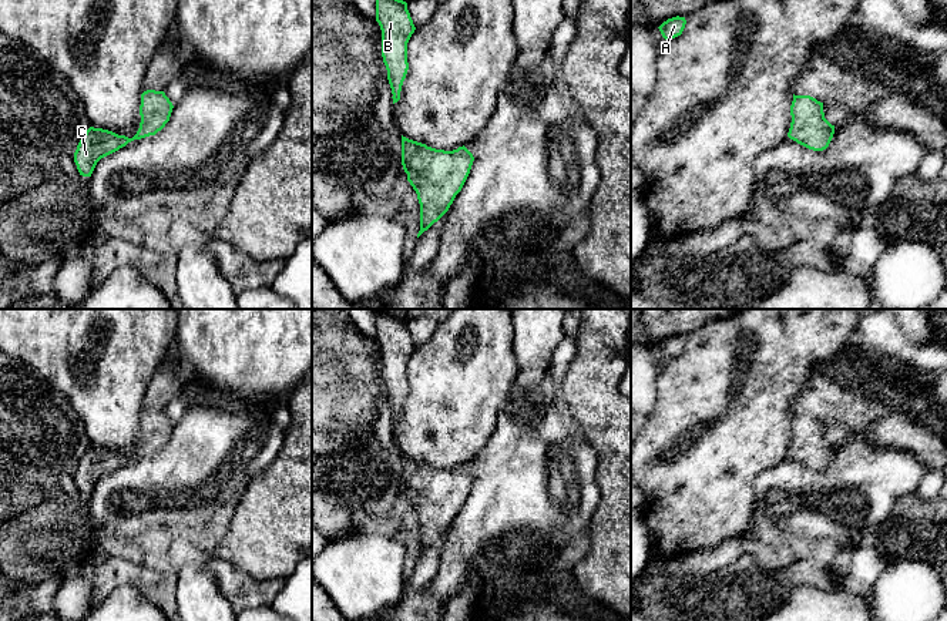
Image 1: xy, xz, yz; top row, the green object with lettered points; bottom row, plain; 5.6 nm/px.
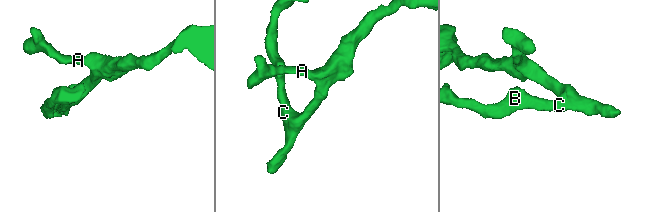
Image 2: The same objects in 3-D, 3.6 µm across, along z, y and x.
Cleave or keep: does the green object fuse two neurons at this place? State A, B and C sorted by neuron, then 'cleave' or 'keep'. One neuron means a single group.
A B C | keep

